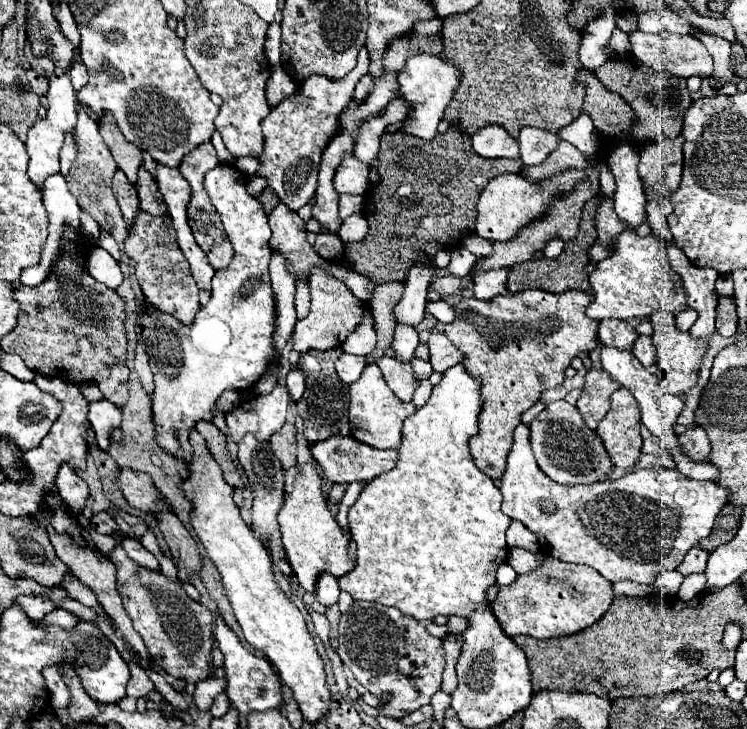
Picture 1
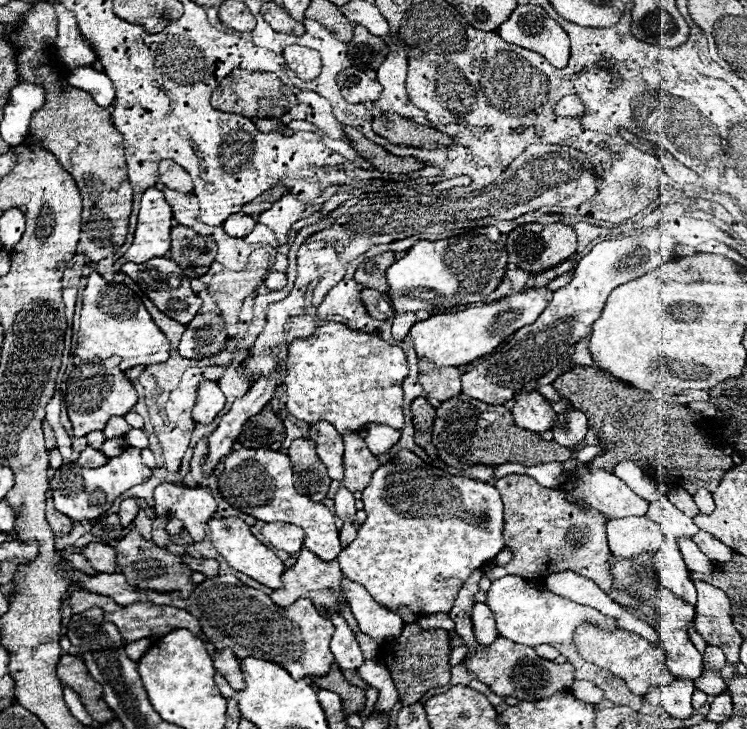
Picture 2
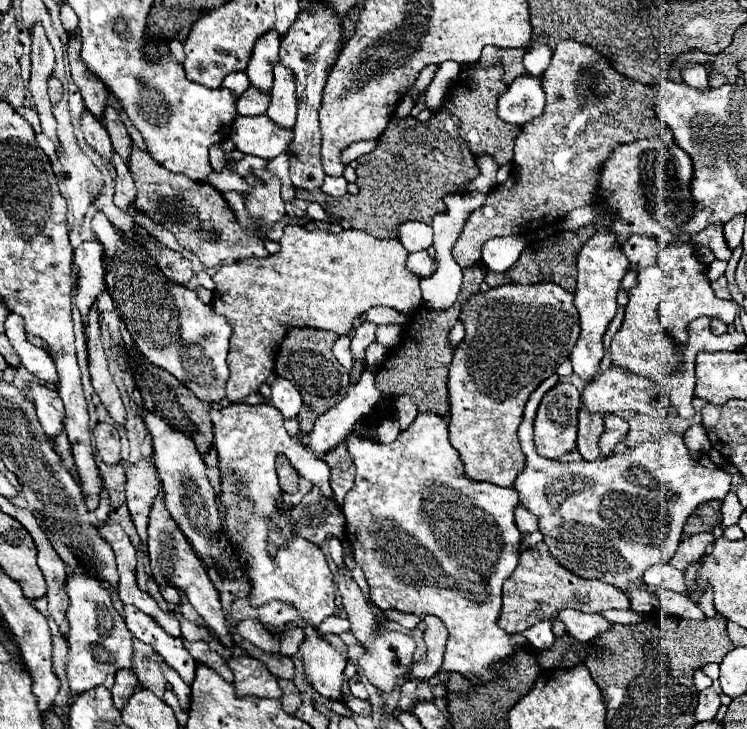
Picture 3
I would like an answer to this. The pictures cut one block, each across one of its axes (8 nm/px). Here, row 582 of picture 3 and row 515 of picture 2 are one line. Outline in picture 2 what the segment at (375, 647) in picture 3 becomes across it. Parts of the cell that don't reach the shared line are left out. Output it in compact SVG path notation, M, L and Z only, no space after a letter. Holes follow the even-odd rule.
M338 488L336 492L336 498L334 498L334 504L336 504L336 516L344 522L350 522L354 524L356 520L356 498L352 496L352 492L348 488Z

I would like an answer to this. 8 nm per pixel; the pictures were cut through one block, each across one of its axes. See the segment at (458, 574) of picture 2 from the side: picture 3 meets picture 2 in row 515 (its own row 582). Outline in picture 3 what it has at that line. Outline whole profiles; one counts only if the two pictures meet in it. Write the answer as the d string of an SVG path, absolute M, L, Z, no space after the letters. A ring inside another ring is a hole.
M420 414L408 430L400 432L392 444L380 444L366 434L350 434L346 448L356 462L356 484L344 498L346 538L354 548L354 560L364 570L372 602L380 610L396 608L412 614L434 614L448 628L444 672L460 672L474 682L492 680L492 664L512 656L516 646L550 648L552 624L562 620L566 630L580 642L590 642L610 626L600 614L580 614L574 608L562 608L558 616L540 620L525 633L506 634L496 626L502 608L502 582L514 572L520 556L520 532L514 524L518 492L490 482L474 482L464 474L460 454L448 442L448 420L436 414Z

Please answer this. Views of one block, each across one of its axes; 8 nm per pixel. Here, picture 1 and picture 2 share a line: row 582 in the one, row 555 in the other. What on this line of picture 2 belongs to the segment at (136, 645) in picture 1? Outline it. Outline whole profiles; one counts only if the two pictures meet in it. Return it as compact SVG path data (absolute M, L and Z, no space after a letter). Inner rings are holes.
M92 542L88 544L82 554L90 560L96 572L108 572L112 574L116 570L116 552L112 546L102 544L102 542Z

